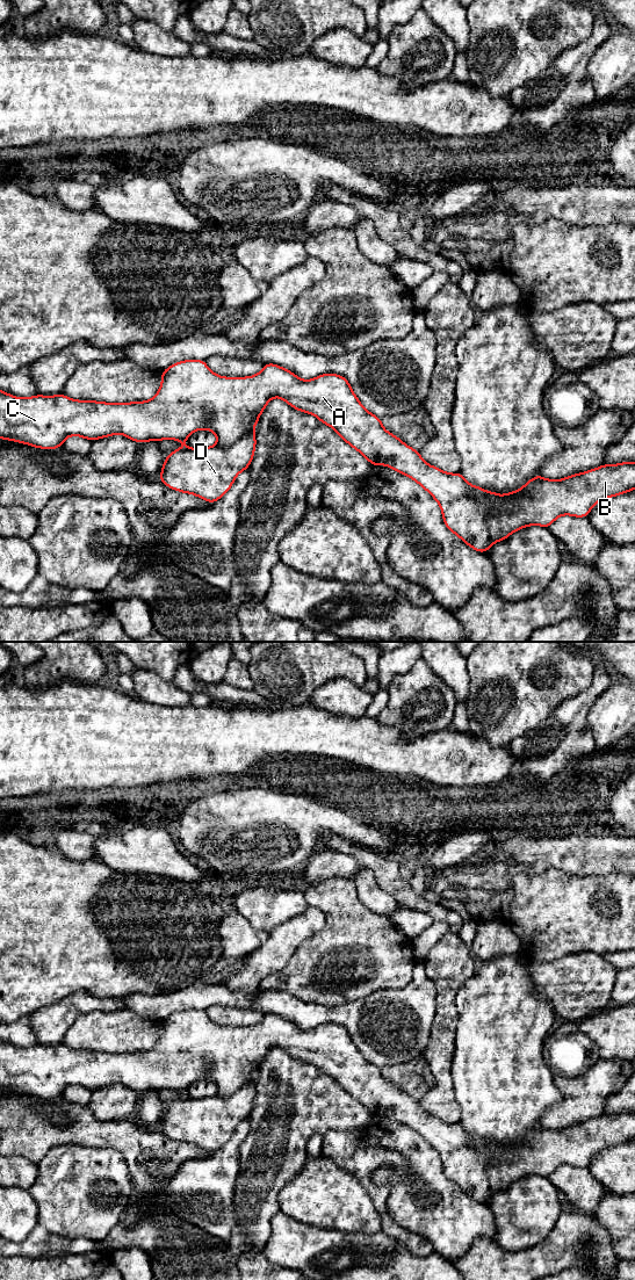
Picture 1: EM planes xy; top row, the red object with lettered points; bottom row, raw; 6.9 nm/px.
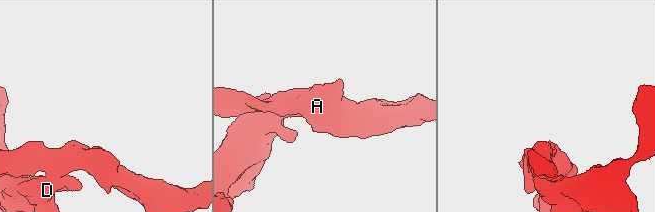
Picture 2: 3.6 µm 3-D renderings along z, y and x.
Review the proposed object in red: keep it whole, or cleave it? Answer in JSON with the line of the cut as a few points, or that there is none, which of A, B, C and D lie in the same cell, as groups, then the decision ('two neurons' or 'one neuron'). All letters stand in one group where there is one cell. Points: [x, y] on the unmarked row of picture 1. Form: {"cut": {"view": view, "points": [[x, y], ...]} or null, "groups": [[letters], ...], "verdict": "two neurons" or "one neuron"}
{"cut": {"view": "xy", "points": [[252, 1082], [225, 1097], [217, 1094]]}, "groups": [["A", "B", "C"], ["D"]], "verdict": "two neurons"}

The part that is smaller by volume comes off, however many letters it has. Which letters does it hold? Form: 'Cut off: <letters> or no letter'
Cut off: D

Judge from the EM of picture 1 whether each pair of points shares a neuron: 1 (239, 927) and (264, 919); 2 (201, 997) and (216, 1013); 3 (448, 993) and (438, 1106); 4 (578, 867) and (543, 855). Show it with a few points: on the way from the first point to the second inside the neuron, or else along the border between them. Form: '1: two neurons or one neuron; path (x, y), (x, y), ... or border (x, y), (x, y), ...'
1: two neurons; border (232, 903), (233, 908), (253, 927), (268, 933)
2: two neurons; border (236, 1006), (211, 1005), (204, 1010)
3: one neuron; path (445, 1021), (441, 1040), (441, 1078)
4: one neuron; path (570, 859), (567, 855), (551, 855)

